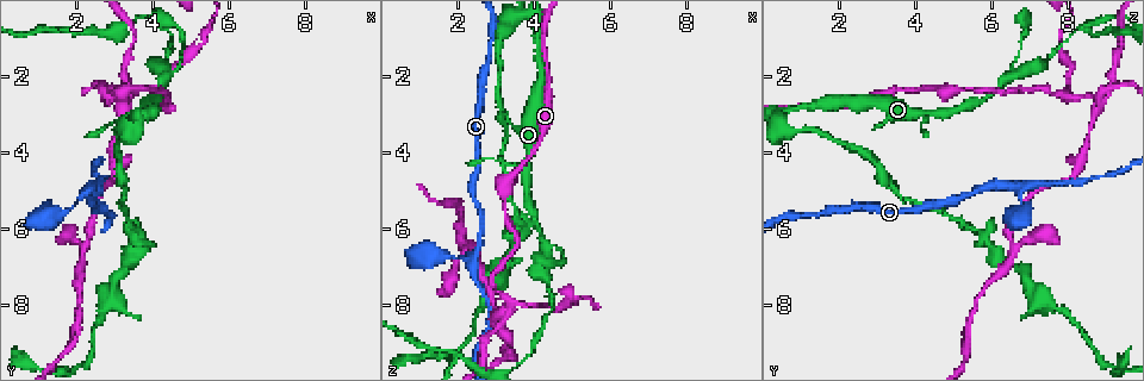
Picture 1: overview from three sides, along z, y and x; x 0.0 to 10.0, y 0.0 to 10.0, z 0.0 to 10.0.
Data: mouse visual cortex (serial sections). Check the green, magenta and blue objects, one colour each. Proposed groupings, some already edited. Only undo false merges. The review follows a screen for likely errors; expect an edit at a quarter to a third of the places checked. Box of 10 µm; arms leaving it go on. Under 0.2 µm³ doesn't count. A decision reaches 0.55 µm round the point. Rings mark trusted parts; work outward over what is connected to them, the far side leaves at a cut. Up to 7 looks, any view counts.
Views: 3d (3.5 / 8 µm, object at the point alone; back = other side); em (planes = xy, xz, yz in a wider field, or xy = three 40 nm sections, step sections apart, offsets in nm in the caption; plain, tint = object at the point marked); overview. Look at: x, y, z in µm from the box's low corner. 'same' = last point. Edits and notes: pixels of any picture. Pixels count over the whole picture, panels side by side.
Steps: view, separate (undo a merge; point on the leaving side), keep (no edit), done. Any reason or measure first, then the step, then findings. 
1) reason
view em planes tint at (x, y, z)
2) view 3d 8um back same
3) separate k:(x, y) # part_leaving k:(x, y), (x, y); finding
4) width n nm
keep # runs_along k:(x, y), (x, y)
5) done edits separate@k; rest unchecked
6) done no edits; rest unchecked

arms part here
view 3d 3.5um at (2.50, 4.85, 6.55)

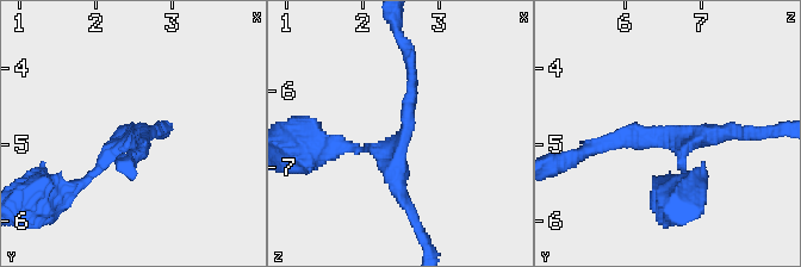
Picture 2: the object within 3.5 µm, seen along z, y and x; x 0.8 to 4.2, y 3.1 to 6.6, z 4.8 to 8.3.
now the EM
view em xy step 1 tint at (2.50, 4.85, 6.60)

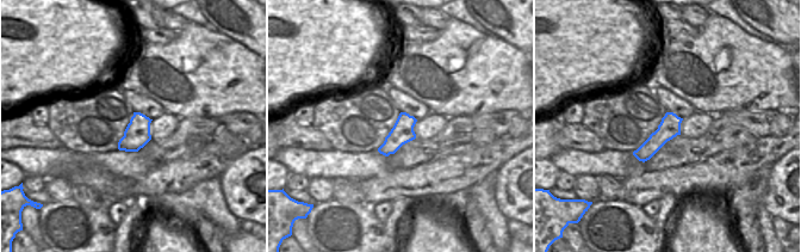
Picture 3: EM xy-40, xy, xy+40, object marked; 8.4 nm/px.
view em xy step 2 tint same

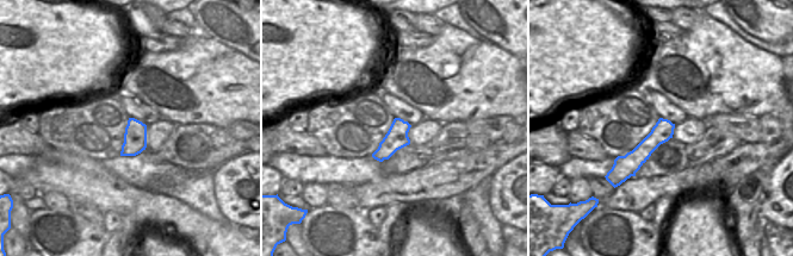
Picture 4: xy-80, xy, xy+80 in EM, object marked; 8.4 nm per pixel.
arms 3; arm_widths 100, 200, 200 nm
keep # runs_along 4:(670, 126), (627, 166), (614, 169); all the same cell

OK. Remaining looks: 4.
view 3d 8um at (3.10, 3.45, 1.00)

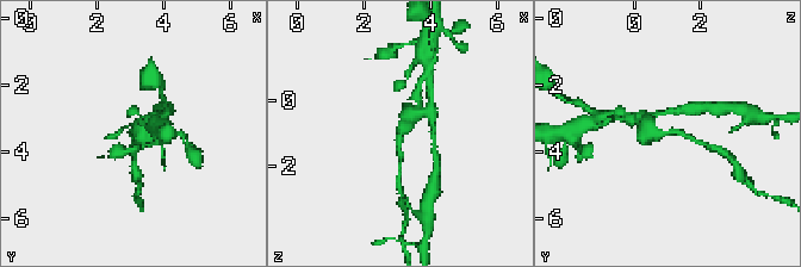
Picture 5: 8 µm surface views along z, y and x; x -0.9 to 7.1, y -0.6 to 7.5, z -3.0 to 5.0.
shape alone is not enough
view em planes tint same

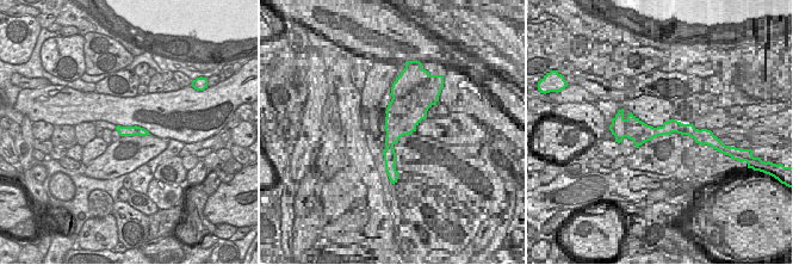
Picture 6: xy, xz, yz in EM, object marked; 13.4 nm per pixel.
separate 5:(399, 137) # part_leaving 5:(409, 118), (399, 130), (399, 157); two cells meet here

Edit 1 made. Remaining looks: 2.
done edits separate@5; rest unchecked

